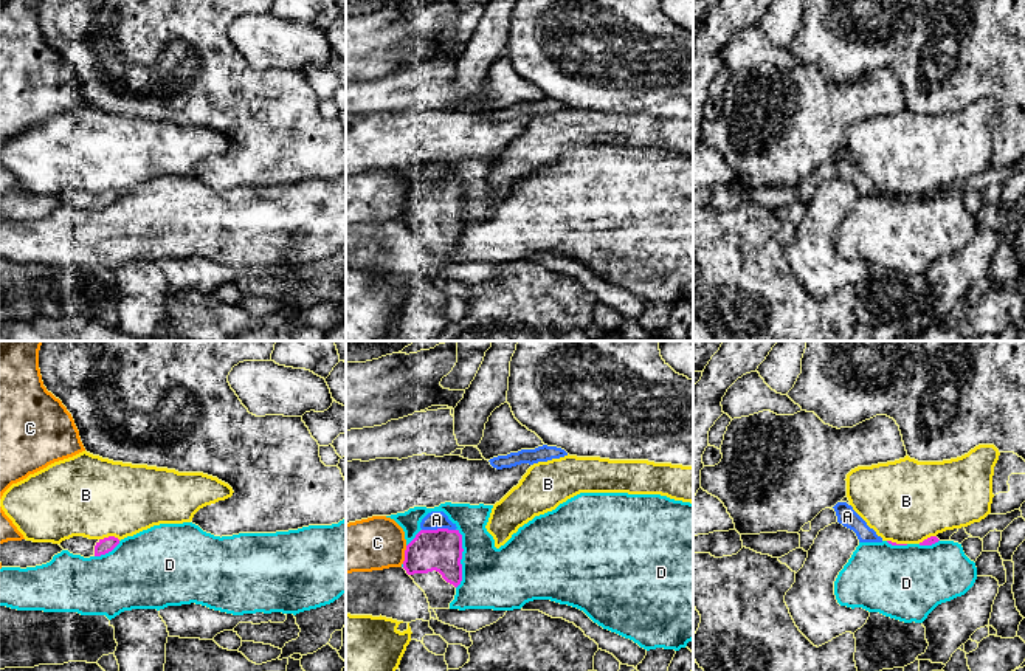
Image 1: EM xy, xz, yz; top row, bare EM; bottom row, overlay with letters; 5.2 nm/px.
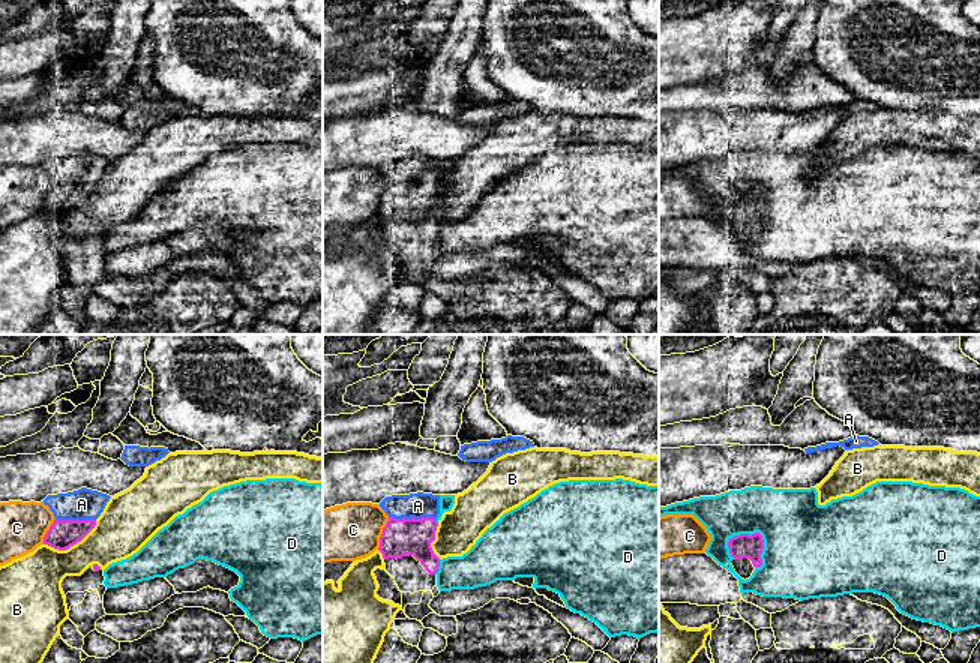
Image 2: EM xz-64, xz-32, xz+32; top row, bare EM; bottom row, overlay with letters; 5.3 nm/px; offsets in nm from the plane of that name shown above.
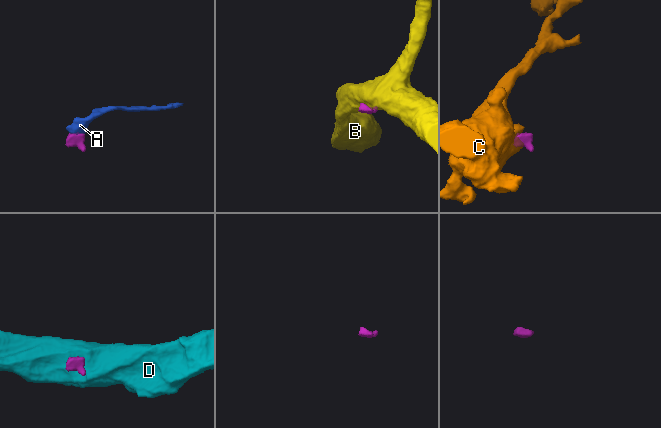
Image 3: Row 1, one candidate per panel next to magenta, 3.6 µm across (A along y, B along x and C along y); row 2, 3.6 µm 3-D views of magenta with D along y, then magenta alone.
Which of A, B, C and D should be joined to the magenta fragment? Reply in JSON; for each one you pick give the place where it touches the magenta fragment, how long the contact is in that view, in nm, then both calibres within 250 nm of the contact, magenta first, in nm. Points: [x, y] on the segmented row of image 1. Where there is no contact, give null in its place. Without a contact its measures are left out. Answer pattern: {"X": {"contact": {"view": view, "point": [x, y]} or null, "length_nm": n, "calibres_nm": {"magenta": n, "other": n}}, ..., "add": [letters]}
{"A": {"contact": {"view": "xz", "point": [438, 529]}, "length_nm": 180, "calibres_nm": {"magenta": 220, "other": 100}}, "add": ["A"]}

